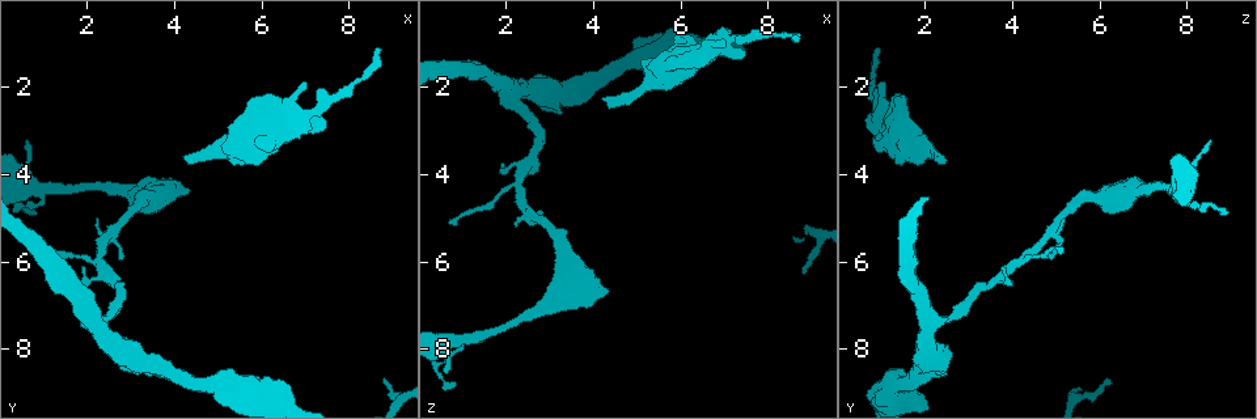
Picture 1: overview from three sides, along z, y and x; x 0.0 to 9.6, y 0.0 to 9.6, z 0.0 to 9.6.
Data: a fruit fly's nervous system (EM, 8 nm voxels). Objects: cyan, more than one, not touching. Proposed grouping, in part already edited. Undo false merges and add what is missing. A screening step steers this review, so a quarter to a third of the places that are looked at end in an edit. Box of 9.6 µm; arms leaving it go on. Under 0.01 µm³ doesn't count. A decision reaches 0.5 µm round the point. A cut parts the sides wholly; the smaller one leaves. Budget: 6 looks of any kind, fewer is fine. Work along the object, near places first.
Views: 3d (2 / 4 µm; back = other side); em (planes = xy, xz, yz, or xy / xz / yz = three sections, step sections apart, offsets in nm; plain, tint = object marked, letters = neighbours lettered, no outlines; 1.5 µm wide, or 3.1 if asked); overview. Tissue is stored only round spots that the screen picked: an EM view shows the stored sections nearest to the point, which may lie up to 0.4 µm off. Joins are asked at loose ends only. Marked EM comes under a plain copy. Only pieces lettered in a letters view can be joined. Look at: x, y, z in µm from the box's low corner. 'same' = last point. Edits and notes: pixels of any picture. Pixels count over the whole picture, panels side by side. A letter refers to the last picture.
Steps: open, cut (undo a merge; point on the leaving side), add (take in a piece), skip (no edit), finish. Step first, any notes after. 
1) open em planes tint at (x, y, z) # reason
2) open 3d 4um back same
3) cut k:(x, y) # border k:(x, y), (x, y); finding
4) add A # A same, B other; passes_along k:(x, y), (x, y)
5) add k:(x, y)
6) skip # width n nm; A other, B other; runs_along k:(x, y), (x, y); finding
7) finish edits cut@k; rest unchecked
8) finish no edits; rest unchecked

open em xy step 8 letters at (8.30, 1.80, 0.80) # thin neck

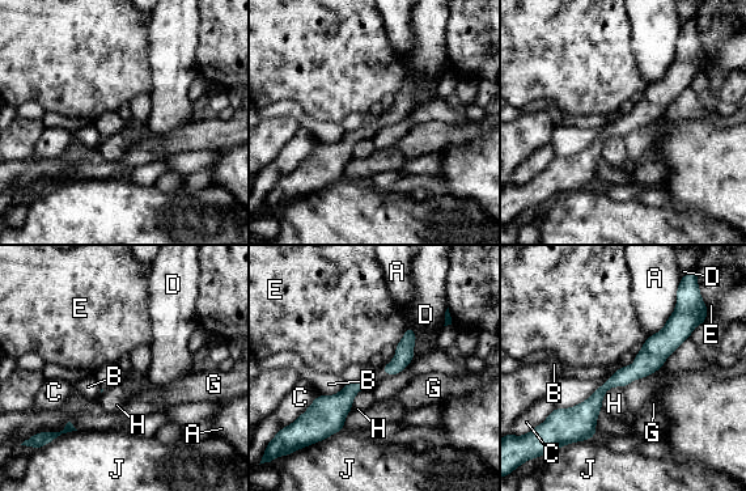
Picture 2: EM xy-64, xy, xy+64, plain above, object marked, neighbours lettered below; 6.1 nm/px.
open em planes letters same # cut it another way

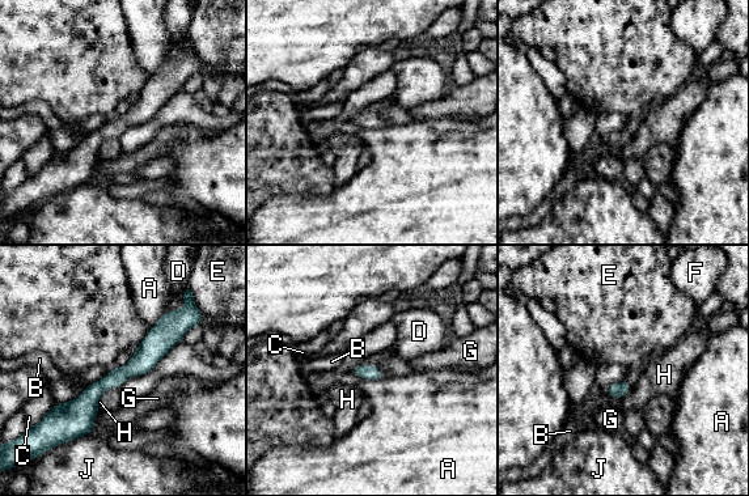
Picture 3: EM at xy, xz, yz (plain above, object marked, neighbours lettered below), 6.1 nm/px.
skip # A other, B other, C other, D other, E other, F other, G other, H other, J other; runs_along 3:(190, 321), (63, 411); all the same neuron

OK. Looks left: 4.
open 3d 2um back at (1.90, 6.05, 3.80) # branch stops here

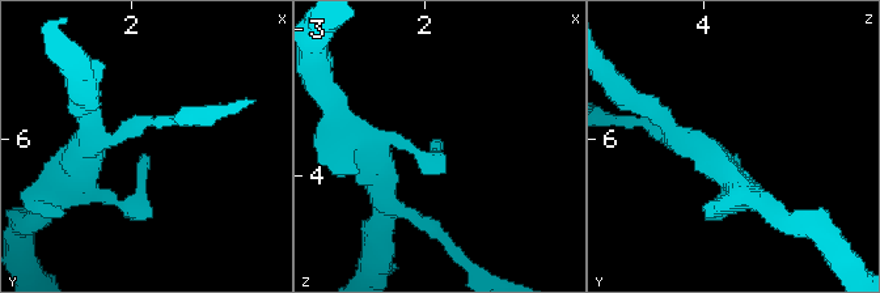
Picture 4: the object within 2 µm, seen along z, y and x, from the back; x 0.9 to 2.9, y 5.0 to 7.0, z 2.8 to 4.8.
open em planes letters at (1.90, 6.10, 3.78) # arm_widths 170, 170 nm

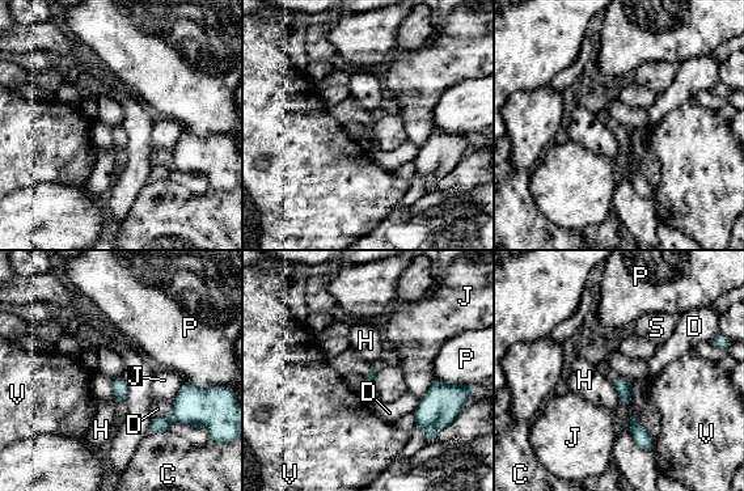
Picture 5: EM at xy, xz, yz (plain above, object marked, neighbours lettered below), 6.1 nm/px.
skip # longest_contact J 170 nm; C other, D other, H other, J other, P other, S other, V other; border 5:(613, 385), (621, 402); none of them fits

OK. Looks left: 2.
open em planes tint at (0.85, 4.95, 8.85) # thin end

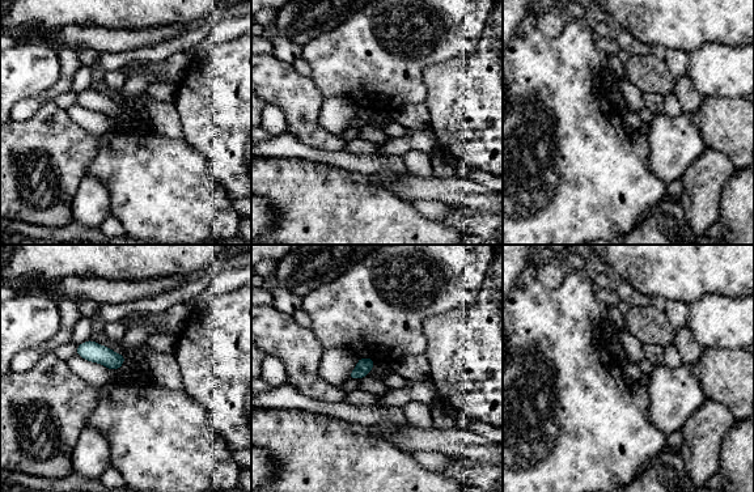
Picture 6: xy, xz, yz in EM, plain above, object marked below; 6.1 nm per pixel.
open em planes letters same # what lies round it

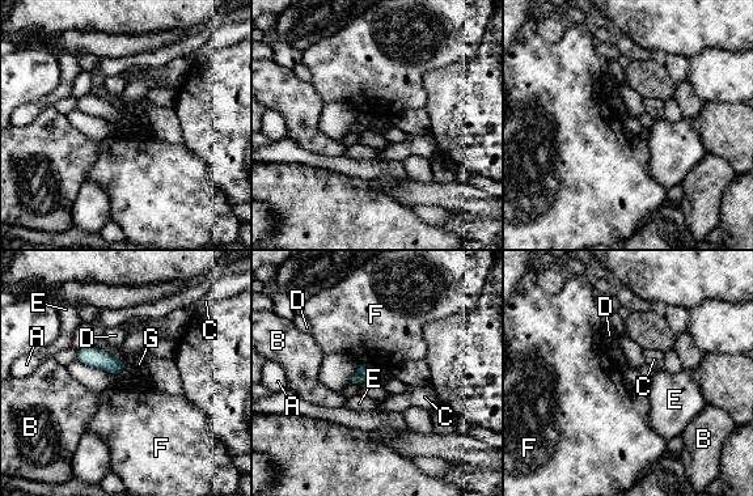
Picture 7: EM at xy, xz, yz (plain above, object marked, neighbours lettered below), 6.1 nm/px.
skip # A other, B other, C other, D other, E other, F other, G other; border 7:(359, 361), (377, 365); no lettered piece goes on from it

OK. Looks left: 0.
finish no edits; rest unchecked

